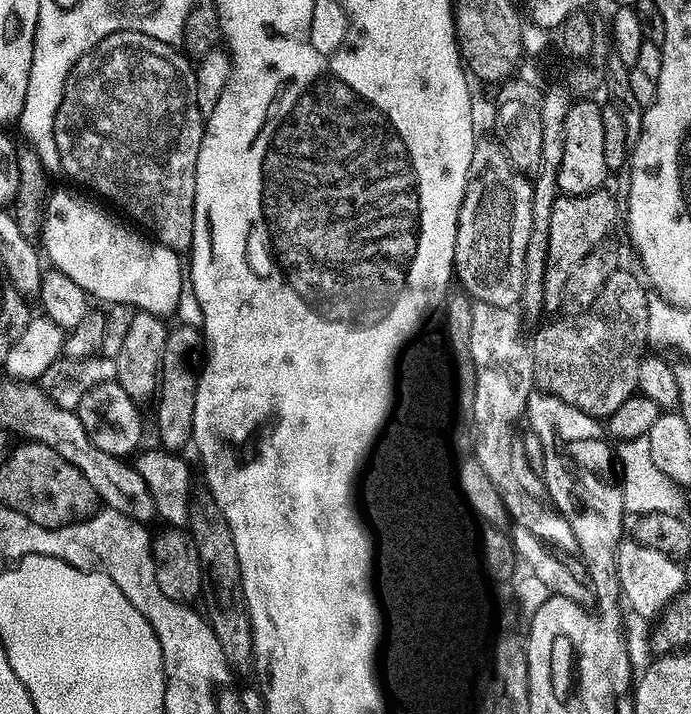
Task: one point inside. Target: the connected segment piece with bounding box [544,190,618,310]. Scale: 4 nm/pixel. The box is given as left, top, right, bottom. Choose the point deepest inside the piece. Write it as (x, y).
(578, 224)

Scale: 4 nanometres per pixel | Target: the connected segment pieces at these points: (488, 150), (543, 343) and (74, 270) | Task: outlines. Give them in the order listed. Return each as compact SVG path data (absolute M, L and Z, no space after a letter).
M477 139L468 171L468 185L458 214L454 276L473 301L515 309L524 285L524 259L532 229L534 184L512 163L499 143Z
M617 270L606 278L603 291L591 301L581 316L572 316L569 320L552 320L545 328L540 328L530 336L532 354L532 378L535 387L541 393L556 396L564 403L584 411L595 418L606 418L626 398L637 391L639 368L646 356L644 347L649 347L648 339L648 301L649 293L641 277L632 272Z
M56 191L49 195L42 233L47 263L66 274L70 282L78 282L93 301L105 300L108 306L128 304L161 318L172 316L186 291L186 272L180 269L181 253L157 244L123 219L115 220L111 211L103 212L95 199L84 196Z

